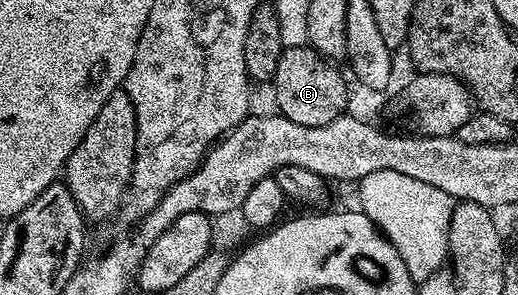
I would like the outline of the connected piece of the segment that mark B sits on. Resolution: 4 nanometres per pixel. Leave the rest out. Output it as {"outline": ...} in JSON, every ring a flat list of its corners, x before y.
{"outline":[[310,46,288,47,283,50,276,65,272,80,274,99,278,102,281,118,296,121,296,125,328,125,336,121,347,110,346,79,347,76,337,71,335,64,316,53]]}

